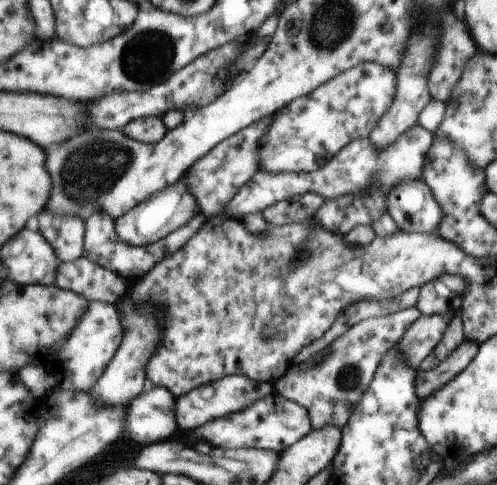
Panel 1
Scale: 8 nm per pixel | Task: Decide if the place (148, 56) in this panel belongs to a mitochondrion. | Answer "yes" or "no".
yes

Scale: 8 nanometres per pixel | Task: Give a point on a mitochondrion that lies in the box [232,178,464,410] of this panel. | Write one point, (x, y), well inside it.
(349, 377)

